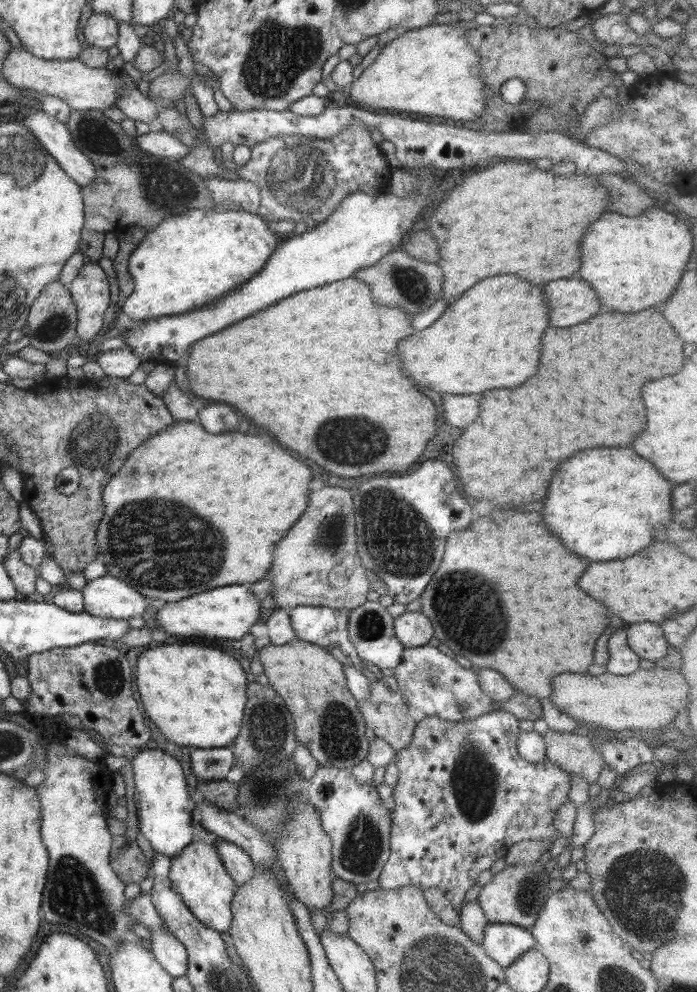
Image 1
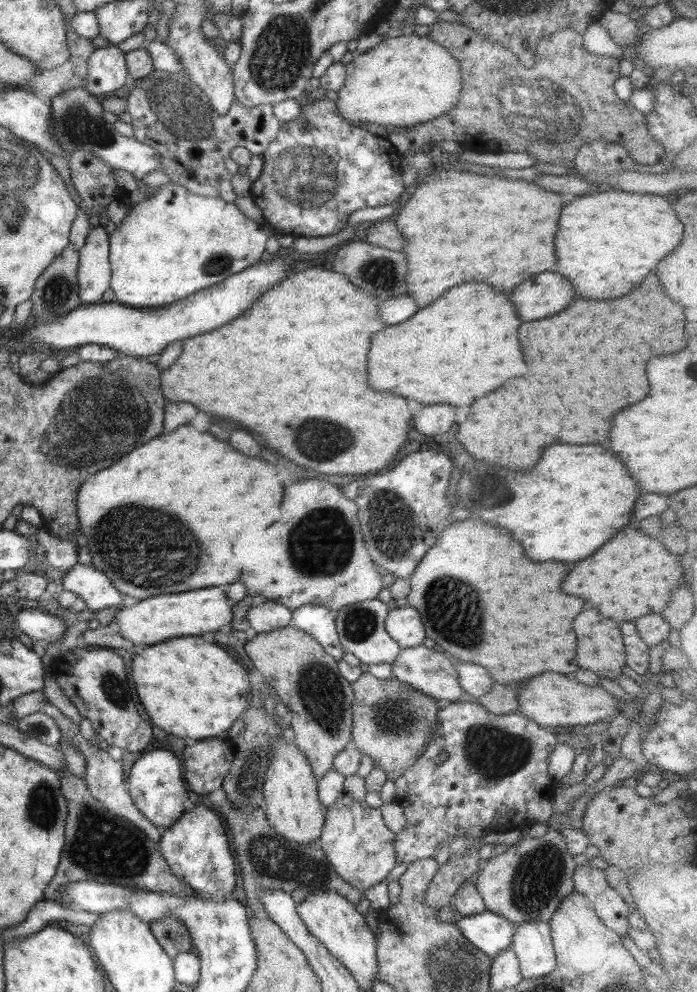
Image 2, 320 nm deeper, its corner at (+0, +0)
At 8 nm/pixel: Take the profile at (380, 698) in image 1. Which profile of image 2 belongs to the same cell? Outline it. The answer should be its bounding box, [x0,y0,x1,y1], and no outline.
[350,671,442,781]

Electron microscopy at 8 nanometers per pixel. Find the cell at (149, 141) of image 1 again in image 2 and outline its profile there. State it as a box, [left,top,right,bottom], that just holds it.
[50,87,160,179]

